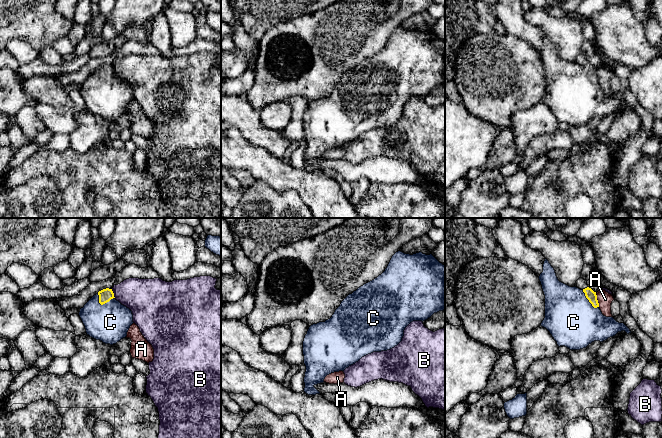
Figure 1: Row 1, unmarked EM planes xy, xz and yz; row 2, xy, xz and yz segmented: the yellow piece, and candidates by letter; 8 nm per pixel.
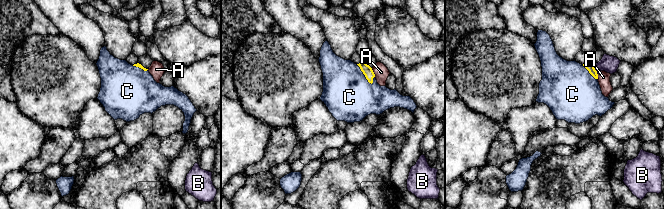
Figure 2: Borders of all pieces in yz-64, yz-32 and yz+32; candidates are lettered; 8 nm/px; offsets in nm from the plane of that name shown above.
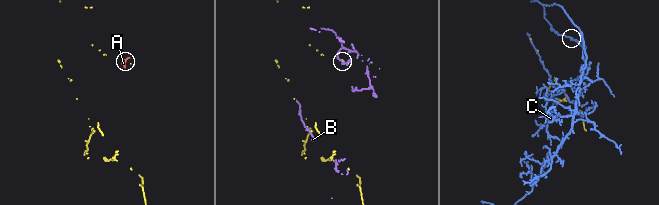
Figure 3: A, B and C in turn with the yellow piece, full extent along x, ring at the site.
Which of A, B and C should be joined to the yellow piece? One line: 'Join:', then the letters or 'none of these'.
Join: C

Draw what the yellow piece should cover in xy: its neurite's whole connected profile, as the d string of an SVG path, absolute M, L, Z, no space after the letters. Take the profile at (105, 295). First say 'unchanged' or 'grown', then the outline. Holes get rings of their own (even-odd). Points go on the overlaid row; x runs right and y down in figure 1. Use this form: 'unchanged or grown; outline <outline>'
grown; outline M109 288L94 295L80 309L79 316L87 335L110 345L125 338L134 323L132 311L116 300Z

